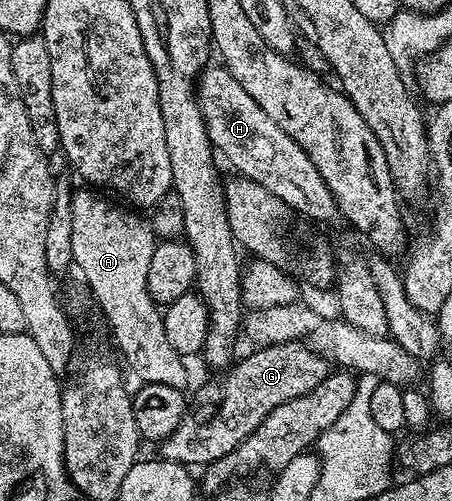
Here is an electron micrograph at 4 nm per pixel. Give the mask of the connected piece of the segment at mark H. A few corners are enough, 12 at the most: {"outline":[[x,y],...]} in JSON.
{"outline":[[225,67],[196,81],[232,171],[321,224],[342,223],[315,162]]}

